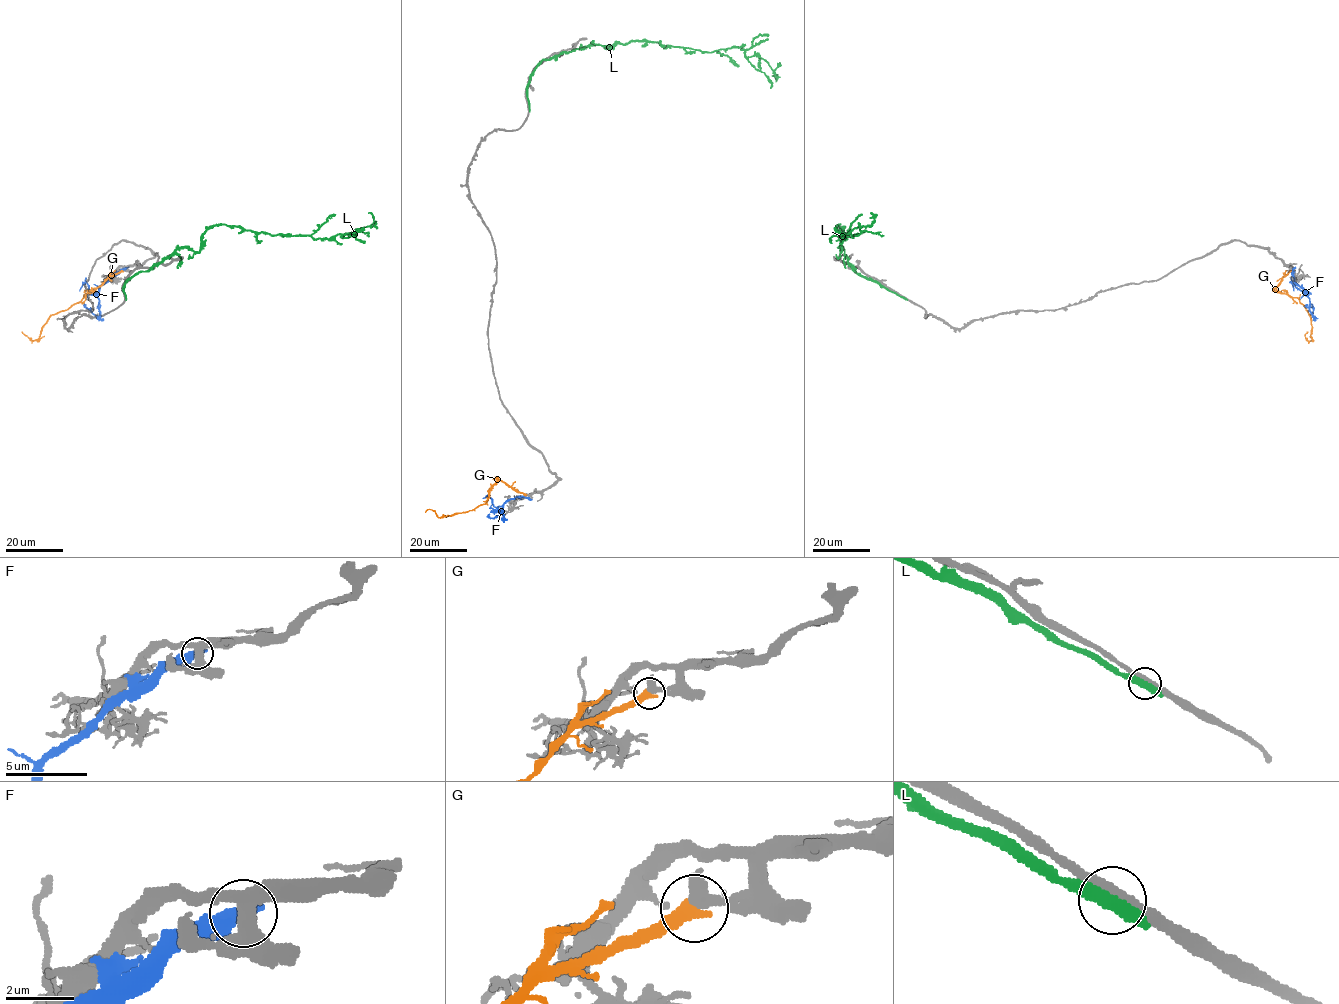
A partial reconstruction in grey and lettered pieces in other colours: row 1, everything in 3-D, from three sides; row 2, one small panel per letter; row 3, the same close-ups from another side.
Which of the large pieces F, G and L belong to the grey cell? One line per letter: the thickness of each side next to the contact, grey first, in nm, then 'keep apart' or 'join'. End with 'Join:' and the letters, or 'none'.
F: calibres 300 and 500 nm; keep apart
G: calibres 420 and 440 nm; keep apart
L: calibres 340 and 320 nm; keep apart
Join: none

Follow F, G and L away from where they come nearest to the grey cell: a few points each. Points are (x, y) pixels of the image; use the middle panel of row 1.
F: (530, 499), (510, 499), (503, 504), (502, 517), (490, 518), (488, 514)
G: (525, 494), (498, 480), (490, 491), (488, 501), (471, 510), (440, 517), (431, 509), (425, 511)
L: (529, 108), (534, 68), (579, 47), (633, 41), (709, 52), (737, 46), (764, 60), (777, 78), (771, 76)

